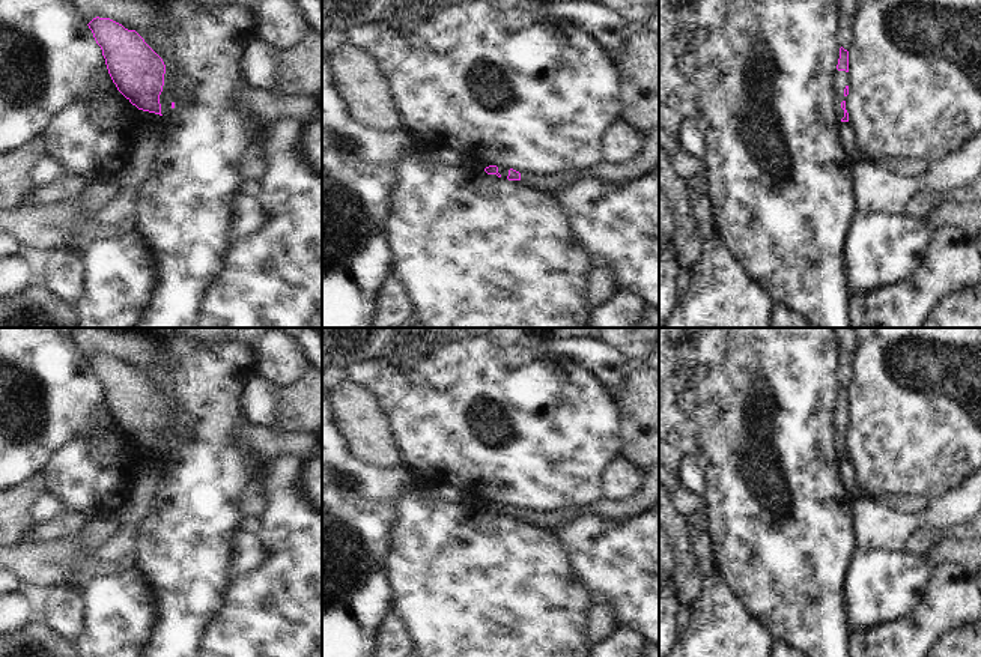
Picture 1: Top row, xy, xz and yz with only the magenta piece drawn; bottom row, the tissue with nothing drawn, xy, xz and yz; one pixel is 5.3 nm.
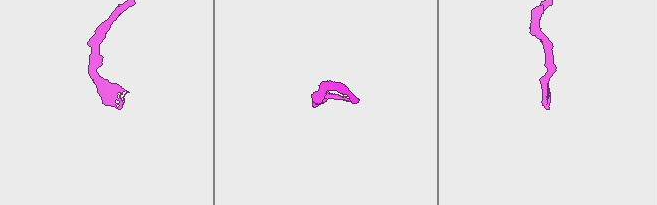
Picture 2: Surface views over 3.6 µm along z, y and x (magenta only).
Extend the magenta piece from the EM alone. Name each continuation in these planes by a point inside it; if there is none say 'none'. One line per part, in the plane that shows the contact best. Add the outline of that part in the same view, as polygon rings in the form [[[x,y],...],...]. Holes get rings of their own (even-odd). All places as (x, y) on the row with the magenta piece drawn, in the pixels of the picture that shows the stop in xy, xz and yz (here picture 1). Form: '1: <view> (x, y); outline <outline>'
1: xy (166, 99); outline [[[164,74],[164,86],[162,86],[162,96],[159,98],[161,104],[161,114],[169,114],[172,111],[172,83],[173,77],[172,74]]]

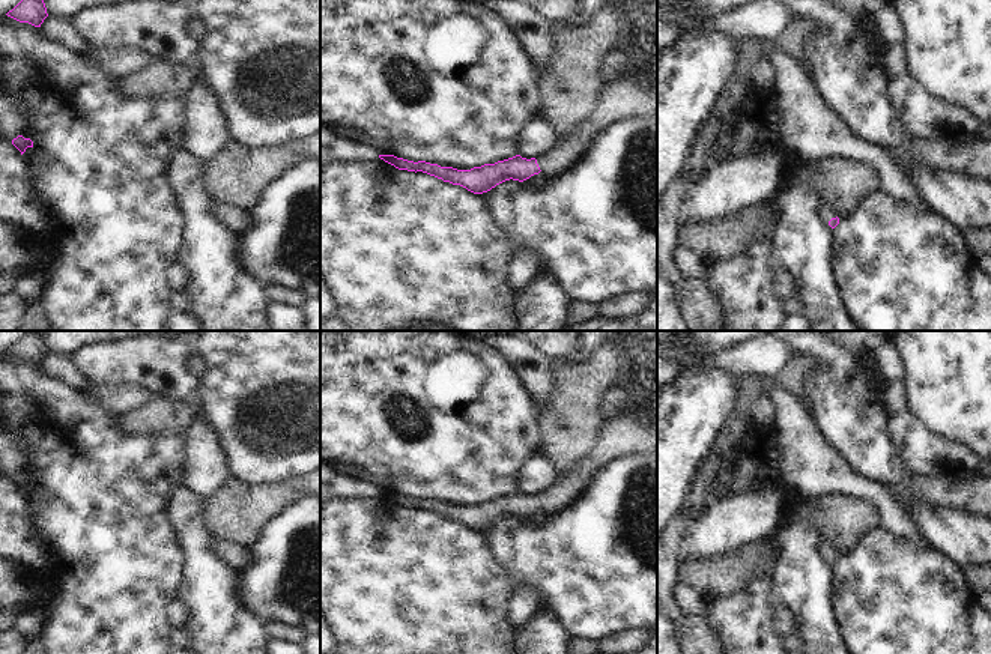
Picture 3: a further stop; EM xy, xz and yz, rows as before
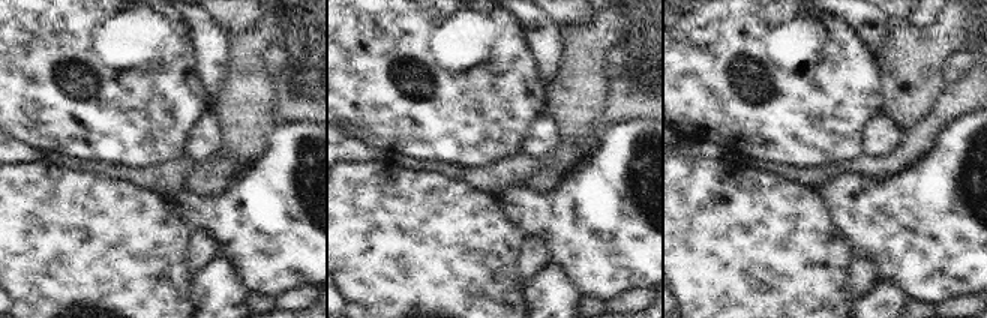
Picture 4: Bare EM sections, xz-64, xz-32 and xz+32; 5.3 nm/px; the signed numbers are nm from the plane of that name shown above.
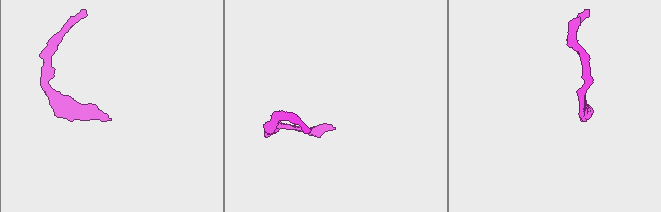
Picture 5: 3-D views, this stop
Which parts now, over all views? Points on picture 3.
1: xz (566, 152); outline [[[579,134],[564,138],[546,155],[537,158],[541,171],[559,176],[568,170],[588,149],[592,134]]]

